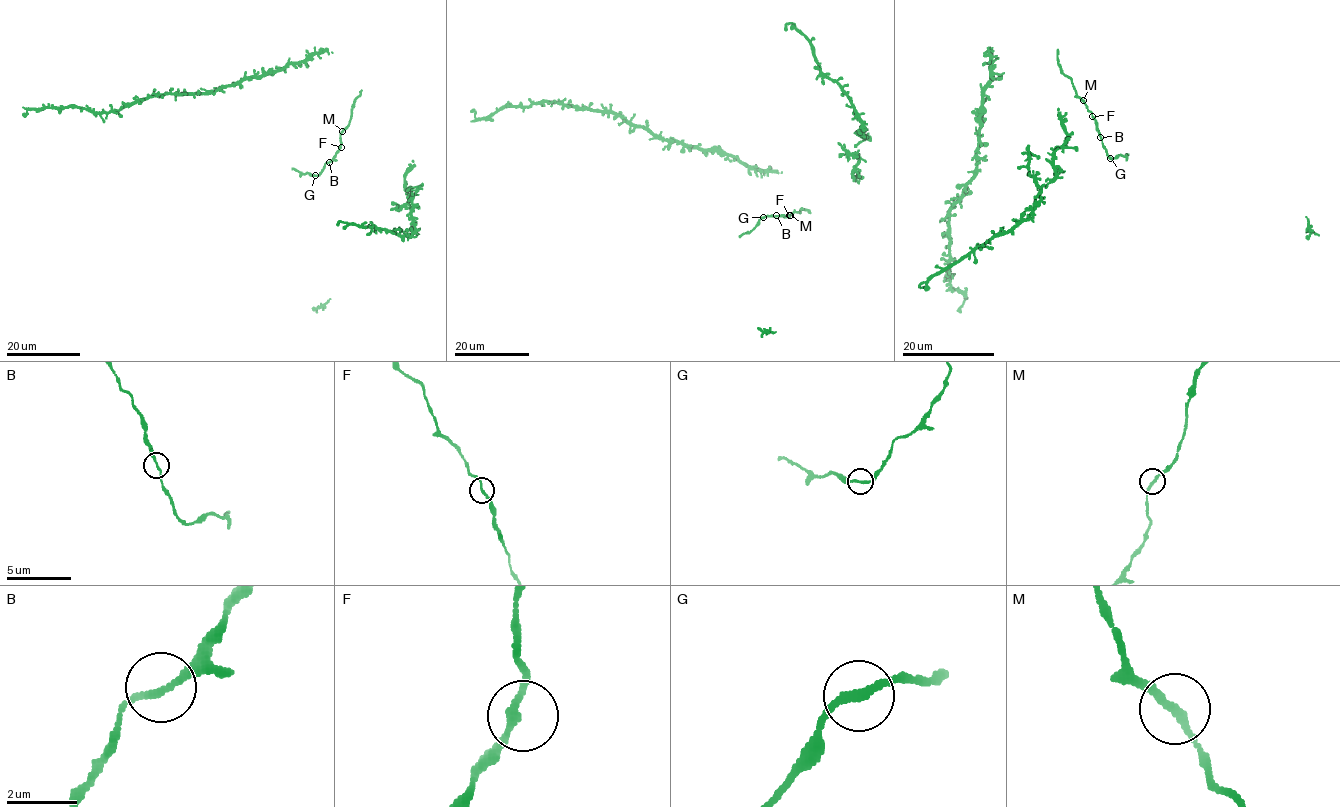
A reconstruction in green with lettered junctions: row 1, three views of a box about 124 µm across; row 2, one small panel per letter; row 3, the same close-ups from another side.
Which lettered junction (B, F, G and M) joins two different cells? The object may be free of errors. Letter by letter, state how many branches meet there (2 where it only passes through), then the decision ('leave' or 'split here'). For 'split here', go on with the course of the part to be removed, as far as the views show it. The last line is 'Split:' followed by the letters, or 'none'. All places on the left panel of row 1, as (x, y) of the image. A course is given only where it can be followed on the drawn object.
B: branches 2; leave
F: branches 2; leave
G: branches 2; leave
M: branches 2; leave
Split: none

